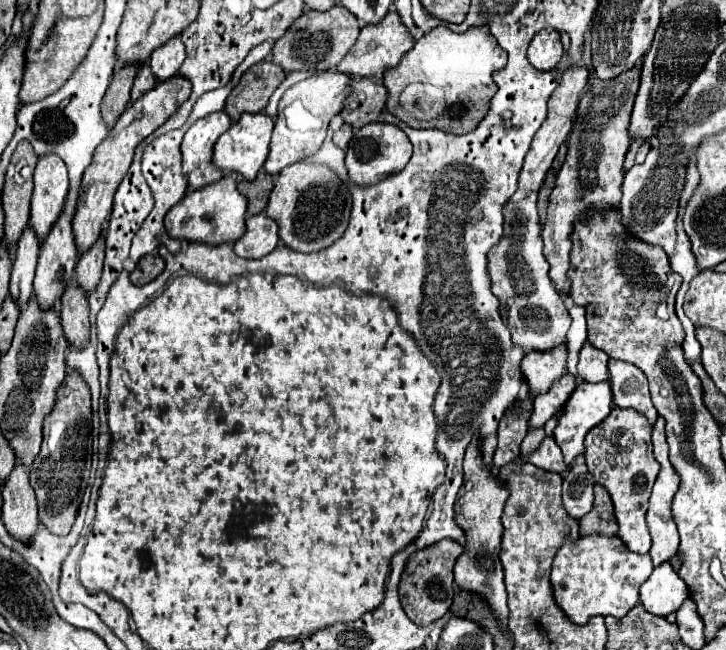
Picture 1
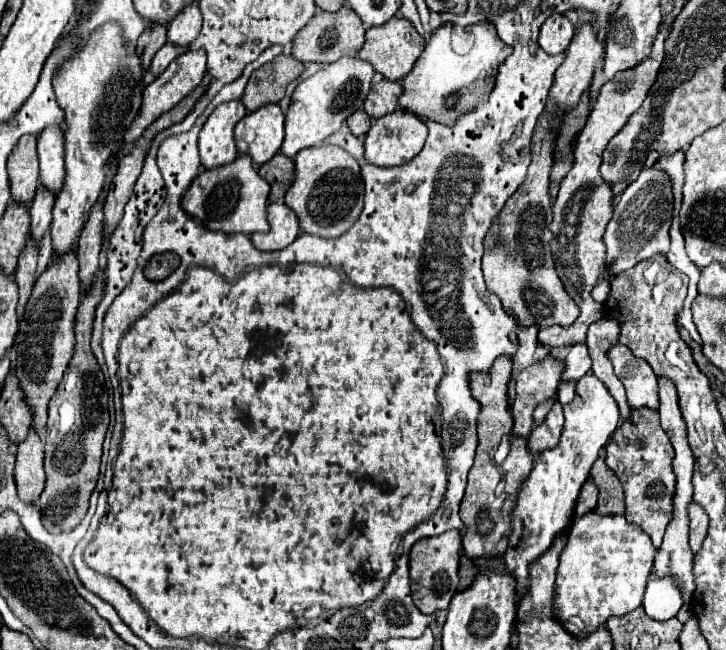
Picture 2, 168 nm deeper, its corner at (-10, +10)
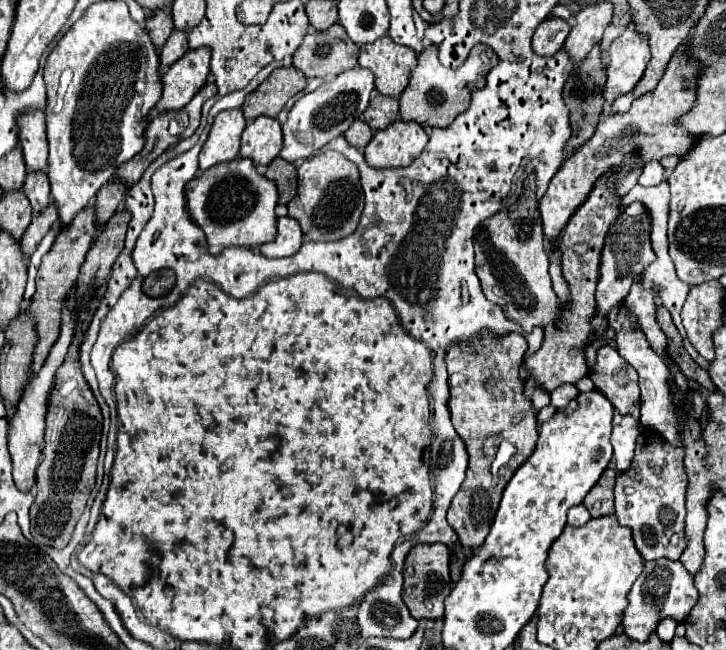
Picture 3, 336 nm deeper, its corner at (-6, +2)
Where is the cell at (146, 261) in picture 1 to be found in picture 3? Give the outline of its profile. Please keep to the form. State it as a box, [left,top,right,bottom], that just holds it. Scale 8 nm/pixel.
[144,270,176,296]

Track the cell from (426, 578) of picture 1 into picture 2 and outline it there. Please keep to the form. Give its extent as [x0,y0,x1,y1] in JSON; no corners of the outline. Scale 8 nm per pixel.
[410,530,460,614]

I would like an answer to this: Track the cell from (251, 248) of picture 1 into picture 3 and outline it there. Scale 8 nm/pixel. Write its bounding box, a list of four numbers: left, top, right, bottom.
[260,218,302,258]

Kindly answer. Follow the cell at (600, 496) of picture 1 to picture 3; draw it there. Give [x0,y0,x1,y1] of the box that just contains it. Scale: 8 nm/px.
[584,466,616,518]

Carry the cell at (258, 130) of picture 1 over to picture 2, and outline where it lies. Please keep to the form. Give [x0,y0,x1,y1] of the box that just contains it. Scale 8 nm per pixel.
[234,104,284,166]

